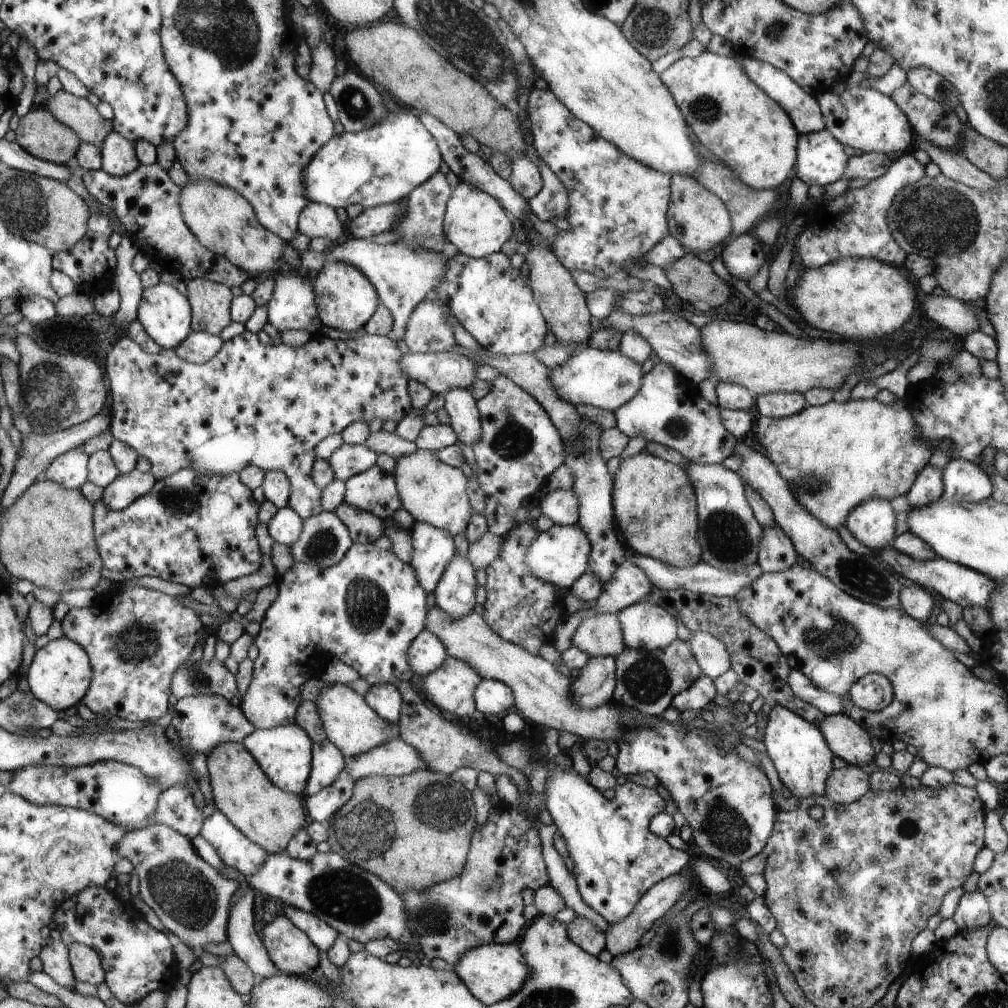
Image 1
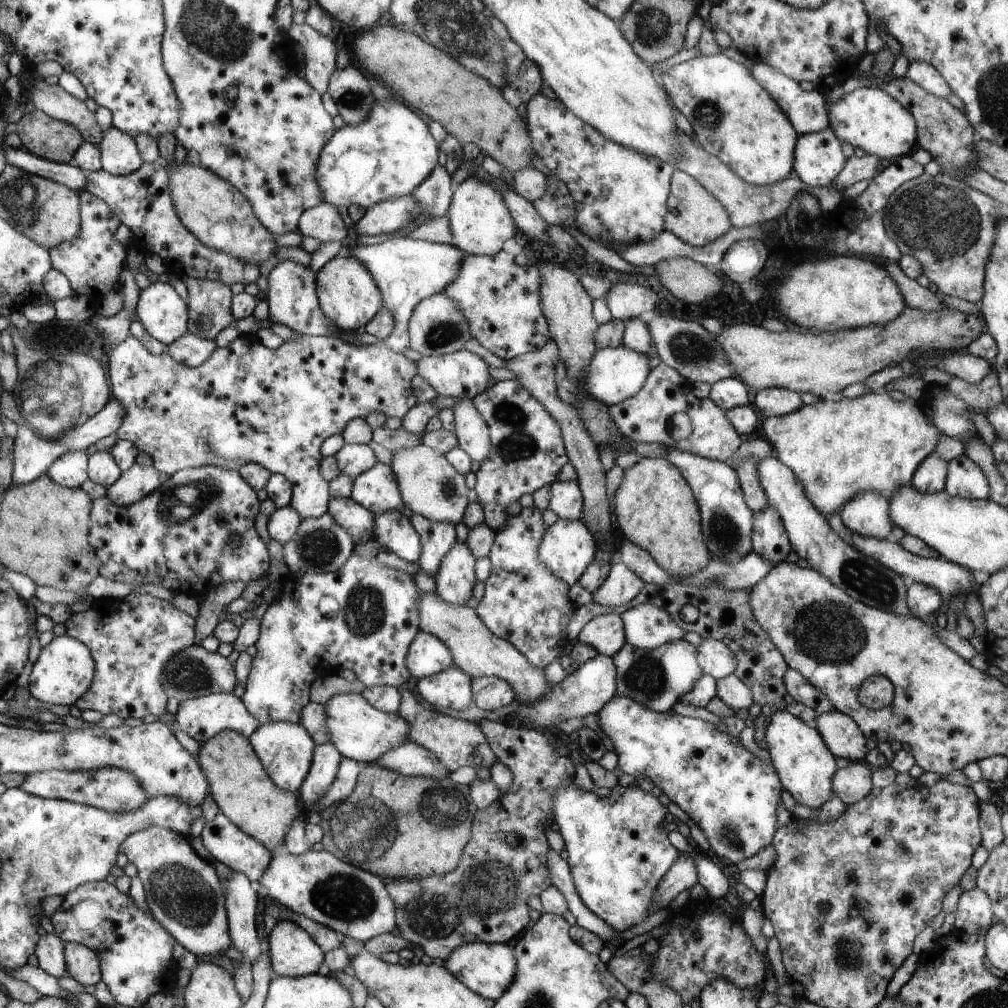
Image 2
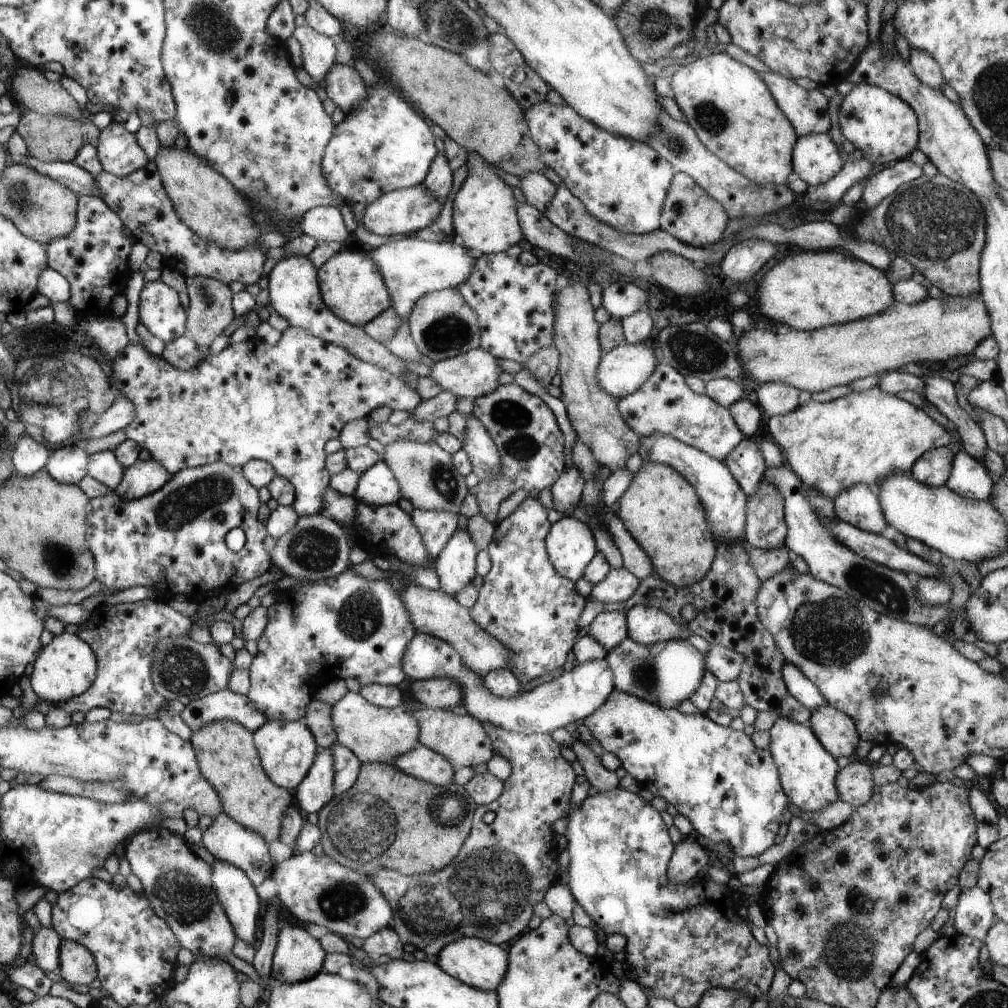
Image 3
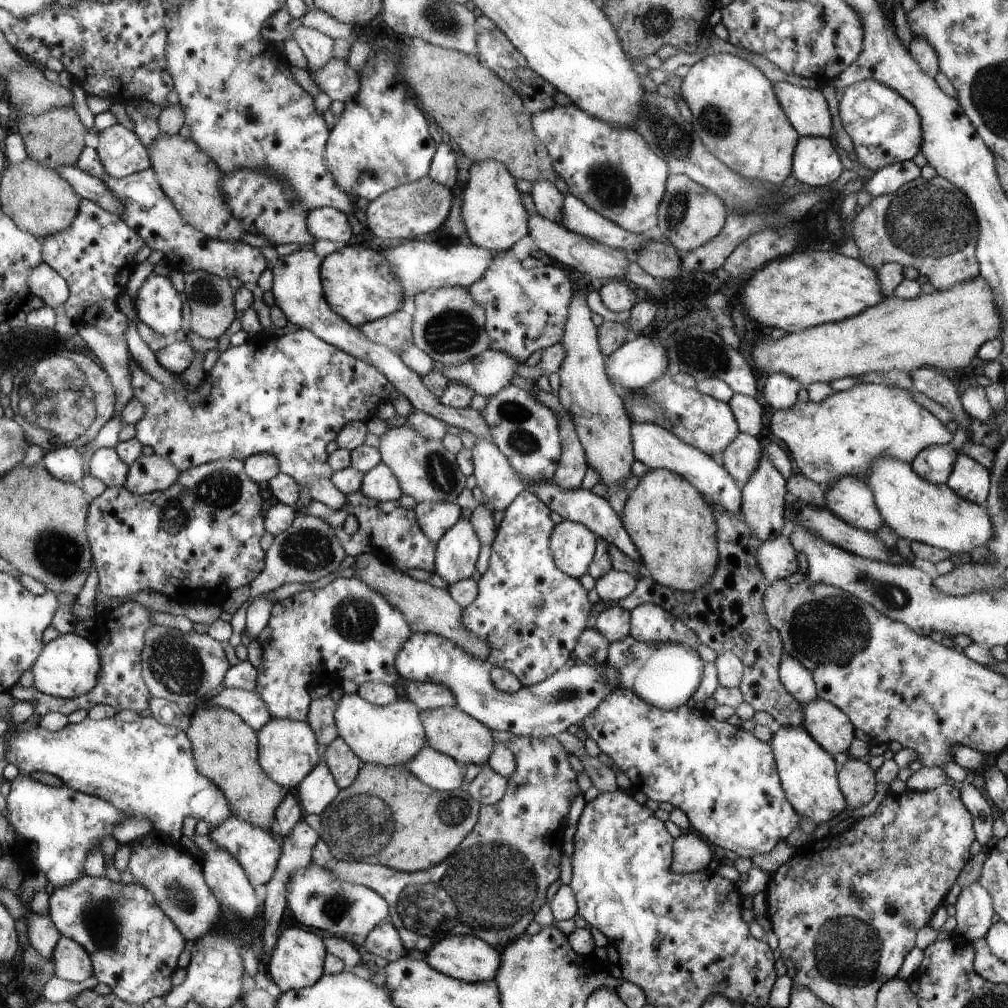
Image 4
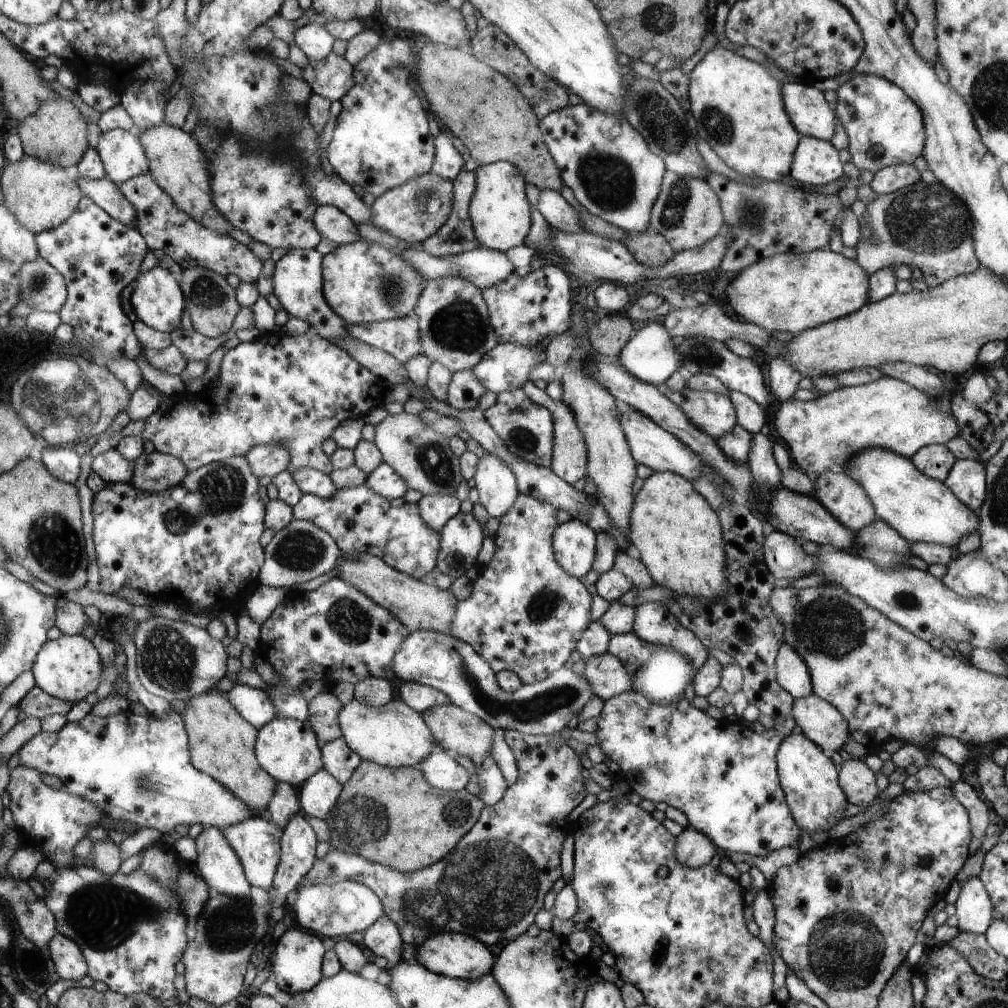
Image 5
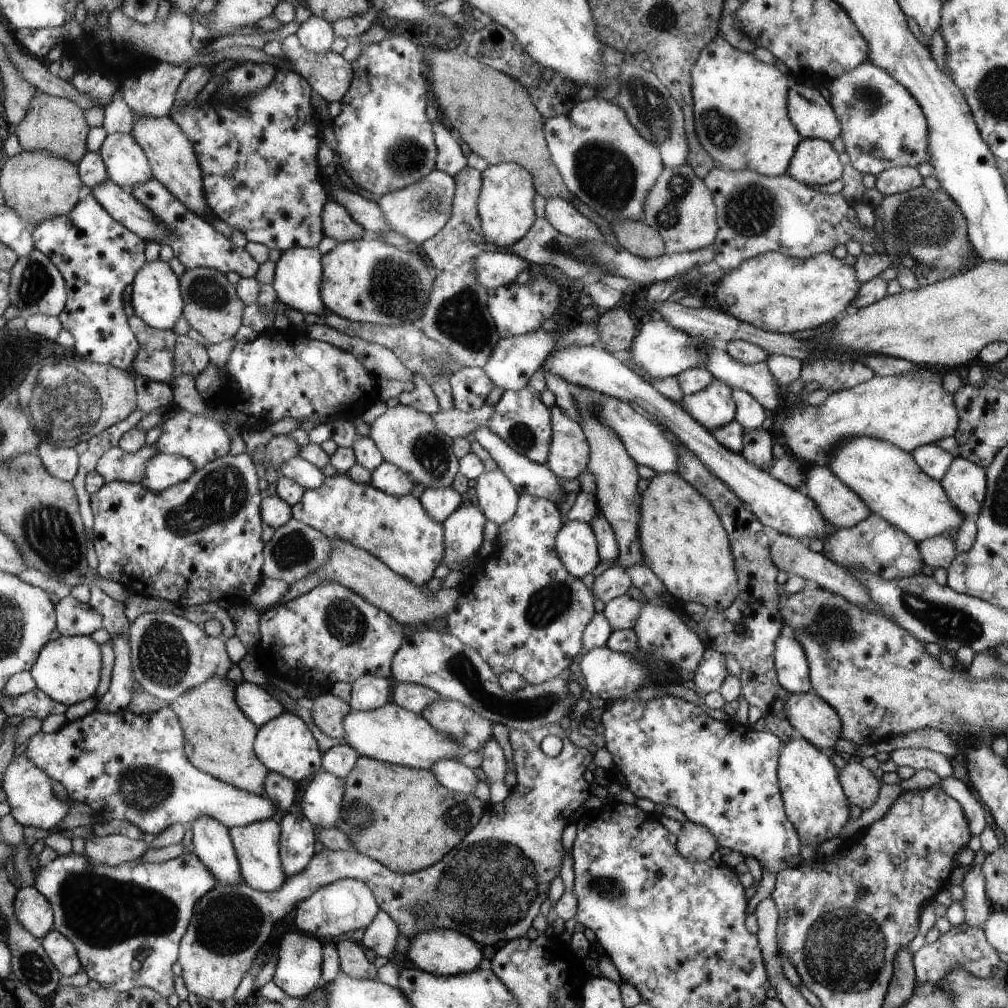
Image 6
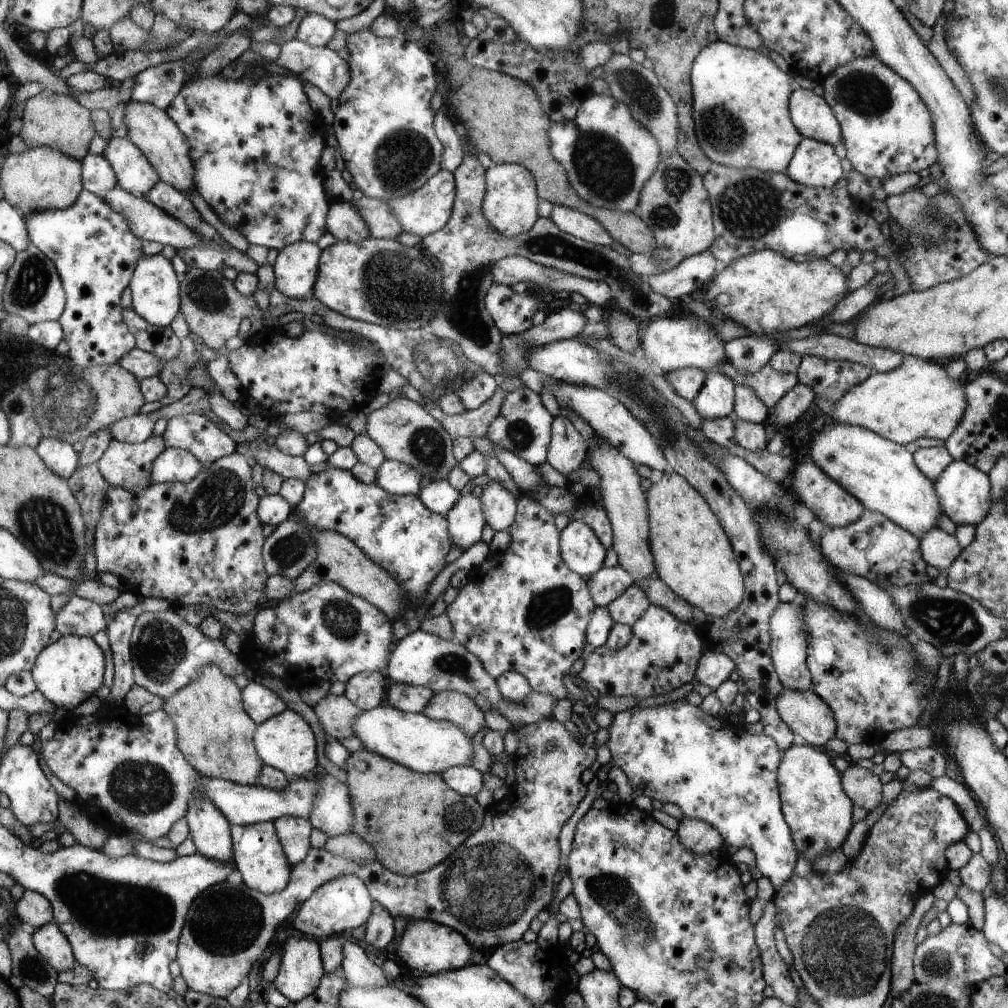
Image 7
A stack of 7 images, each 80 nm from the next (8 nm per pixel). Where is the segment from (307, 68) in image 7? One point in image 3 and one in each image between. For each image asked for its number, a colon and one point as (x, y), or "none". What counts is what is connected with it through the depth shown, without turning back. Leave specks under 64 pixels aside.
3: (344, 86)
4: (340, 81)
5: (332, 77)
6: (330, 75)

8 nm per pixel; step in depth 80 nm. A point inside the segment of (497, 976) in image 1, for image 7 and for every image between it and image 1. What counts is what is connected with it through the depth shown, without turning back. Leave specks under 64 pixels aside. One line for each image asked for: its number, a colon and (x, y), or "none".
2: (489, 969)
3: (476, 962)
4: (468, 958)
5: (457, 955)
6: (442, 951)
7: (427, 948)

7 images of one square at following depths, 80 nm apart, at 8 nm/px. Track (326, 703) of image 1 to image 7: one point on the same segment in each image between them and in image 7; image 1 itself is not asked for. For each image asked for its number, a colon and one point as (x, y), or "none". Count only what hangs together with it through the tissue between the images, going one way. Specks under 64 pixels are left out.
2: (361, 732)
3: (374, 734)
4: (390, 735)
5: (396, 735)
6: (390, 733)
7: (413, 740)

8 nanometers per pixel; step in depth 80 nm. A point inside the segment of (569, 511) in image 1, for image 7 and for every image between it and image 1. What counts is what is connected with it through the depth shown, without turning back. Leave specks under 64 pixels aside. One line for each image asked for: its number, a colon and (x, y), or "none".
2: (566, 501)
3: (567, 491)
4: (573, 466)
5: (569, 462)
6: (569, 452)
7: (568, 450)

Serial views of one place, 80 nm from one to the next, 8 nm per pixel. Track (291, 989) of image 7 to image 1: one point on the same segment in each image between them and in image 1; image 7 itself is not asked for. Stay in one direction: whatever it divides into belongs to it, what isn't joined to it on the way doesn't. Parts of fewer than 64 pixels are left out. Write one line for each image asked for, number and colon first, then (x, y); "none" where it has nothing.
1: (291, 949)
2: (294, 953)
3: (299, 956)
4: (297, 963)
5: (297, 963)
6: (298, 972)

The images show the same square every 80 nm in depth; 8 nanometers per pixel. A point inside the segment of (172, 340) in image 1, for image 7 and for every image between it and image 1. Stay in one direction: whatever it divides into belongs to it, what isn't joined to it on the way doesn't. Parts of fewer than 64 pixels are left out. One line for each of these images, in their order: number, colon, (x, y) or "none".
2: (164, 314)
3: (159, 308)
4: (158, 304)
5: (157, 300)
6: (156, 299)
7: (155, 296)

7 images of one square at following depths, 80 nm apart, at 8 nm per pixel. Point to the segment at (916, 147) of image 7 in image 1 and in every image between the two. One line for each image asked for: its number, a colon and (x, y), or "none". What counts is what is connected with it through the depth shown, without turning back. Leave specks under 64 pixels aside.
1: (864, 118)
2: (869, 118)
3: (886, 129)
4: (885, 128)
5: (885, 127)
6: (883, 126)

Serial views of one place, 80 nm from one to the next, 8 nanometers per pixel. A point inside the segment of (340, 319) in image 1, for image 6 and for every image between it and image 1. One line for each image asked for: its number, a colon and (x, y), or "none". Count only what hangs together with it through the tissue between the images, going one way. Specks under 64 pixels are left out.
2: (348, 293)
3: (353, 288)
4: (360, 284)
5: (365, 282)
6: (370, 281)

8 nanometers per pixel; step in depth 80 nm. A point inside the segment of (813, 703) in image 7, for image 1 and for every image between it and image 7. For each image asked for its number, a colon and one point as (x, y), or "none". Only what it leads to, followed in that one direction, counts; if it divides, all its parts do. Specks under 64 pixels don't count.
1: (846, 738)
2: (841, 735)
3: (836, 731)
4: (829, 726)
5: (823, 724)
6: (817, 722)

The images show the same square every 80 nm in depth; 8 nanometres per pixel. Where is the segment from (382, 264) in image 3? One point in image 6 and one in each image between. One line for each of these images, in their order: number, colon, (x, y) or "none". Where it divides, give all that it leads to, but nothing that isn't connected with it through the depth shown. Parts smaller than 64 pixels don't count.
4: (419, 266)
5: (485, 267)
6: (494, 270)

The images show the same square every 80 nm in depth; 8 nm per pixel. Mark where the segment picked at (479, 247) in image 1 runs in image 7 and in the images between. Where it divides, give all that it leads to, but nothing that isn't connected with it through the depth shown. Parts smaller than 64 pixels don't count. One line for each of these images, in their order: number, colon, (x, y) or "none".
2: (479, 219)
3: (485, 219)
4: (496, 214)
5: (500, 211)
6: (506, 204)
7: (511, 205)

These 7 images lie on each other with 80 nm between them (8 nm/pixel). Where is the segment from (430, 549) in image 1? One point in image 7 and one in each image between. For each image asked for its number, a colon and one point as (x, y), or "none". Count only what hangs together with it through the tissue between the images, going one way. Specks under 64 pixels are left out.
2: (437, 537)
3: (437, 527)
4: (436, 518)
5: (435, 509)
6: (440, 502)
7: (439, 496)

